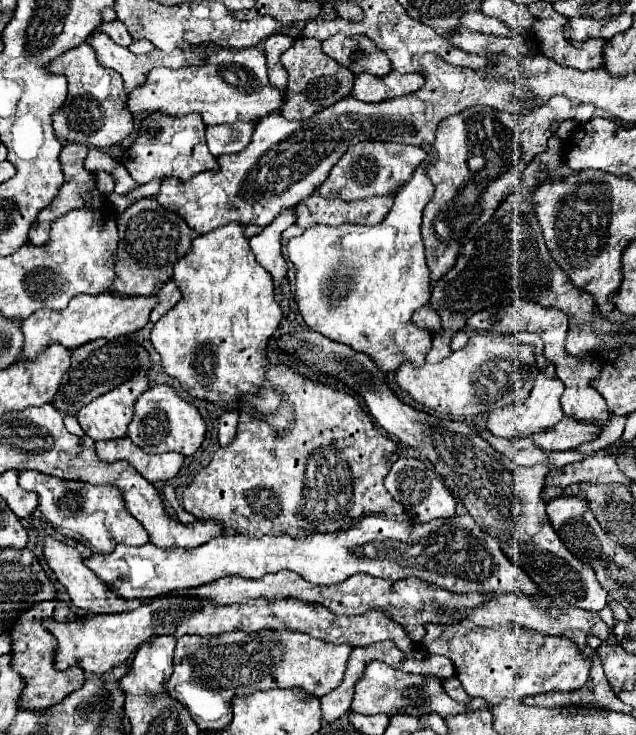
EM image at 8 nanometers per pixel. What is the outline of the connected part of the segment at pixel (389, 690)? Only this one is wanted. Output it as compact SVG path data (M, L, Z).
M369 662L365 668L363 678L355 684L355 698L351 702L351 710L357 714L409 714L409 716L429 716L431 712L439 714L441 718L453 716L453 714L463 714L463 712L473 712L473 710L483 710L489 708L485 698L473 698L469 702L457 702L451 696L447 696L441 680L421 676L421 674L405 674L401 670L389 668L383 662Z

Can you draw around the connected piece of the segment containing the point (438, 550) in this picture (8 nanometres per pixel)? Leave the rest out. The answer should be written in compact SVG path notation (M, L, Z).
M455 514L451 518L437 518L431 522L417 522L413 518L379 518L379 516L365 516L359 524L355 524L349 530L333 532L333 534L311 534L305 538L291 538L291 536L261 536L261 538L249 538L243 534L223 534L217 538L211 538L209 542L197 546L197 548L173 548L165 550L151 542L131 548L125 544L119 544L115 552L109 554L93 554L89 560L85 560L87 566L101 578L109 588L121 594L123 598L155 598L163 596L175 590L191 590L209 582L215 582L225 576L241 576L241 578L261 578L265 572L279 572L281 568L293 570L301 574L305 580L313 584L339 584L345 578L365 572L369 576L385 578L385 580L401 580L401 578L421 578L425 582L437 584L451 592L523 592L527 596L537 596L537 586L527 576L525 570L515 566L505 552L499 548L497 540L483 532L475 520L469 514Z

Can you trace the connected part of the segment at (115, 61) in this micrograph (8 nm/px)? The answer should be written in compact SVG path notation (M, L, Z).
M93 32L91 38L89 38L89 44L95 50L101 66L111 68L111 70L115 70L123 76L127 92L141 86L145 82L145 76L149 74L149 70L155 68L155 66L181 68L189 62L199 64L199 54L181 52L179 48L175 48L169 54L161 52L161 50L153 50L151 54L135 56L133 52L129 52L129 48L115 44L105 32Z

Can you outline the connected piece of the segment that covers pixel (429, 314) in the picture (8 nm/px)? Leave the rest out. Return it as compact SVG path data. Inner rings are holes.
M429 304L423 306L423 308L419 308L419 310L415 312L413 322L415 322L417 326L421 326L421 328L433 332L433 334L435 334L435 332L441 332L439 316L437 316L437 312L433 312L433 308L429 308Z

